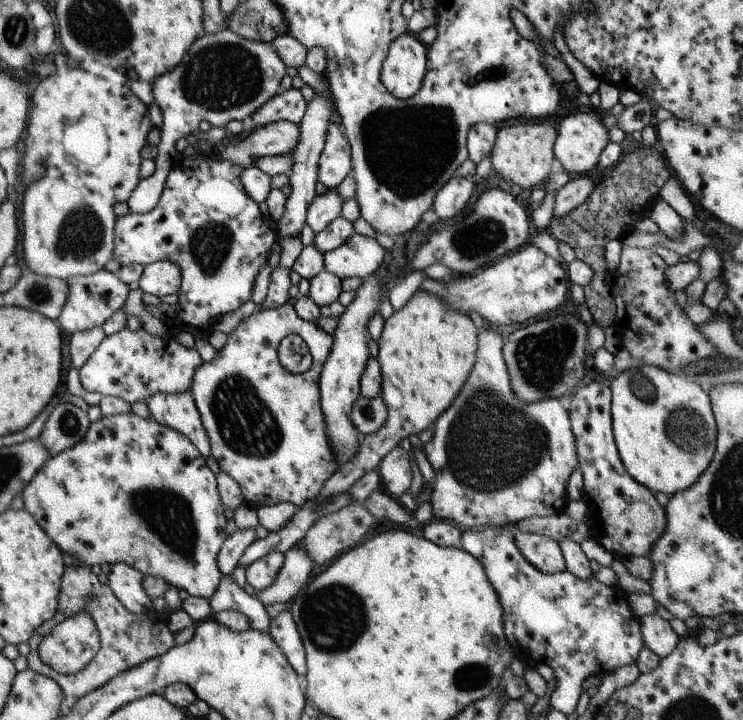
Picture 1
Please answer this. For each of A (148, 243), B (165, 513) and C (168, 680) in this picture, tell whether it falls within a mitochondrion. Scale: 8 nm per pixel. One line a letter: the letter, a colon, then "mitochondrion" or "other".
A: other
B: mitochondrion
C: other

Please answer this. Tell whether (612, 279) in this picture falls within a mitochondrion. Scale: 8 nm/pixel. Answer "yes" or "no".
no

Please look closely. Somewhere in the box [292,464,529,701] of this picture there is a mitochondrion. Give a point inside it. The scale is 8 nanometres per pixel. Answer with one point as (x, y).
(338, 606)

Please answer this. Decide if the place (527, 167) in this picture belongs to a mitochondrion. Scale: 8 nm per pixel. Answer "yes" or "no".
no

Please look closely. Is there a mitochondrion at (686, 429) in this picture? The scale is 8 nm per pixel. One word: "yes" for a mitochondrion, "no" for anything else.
yes

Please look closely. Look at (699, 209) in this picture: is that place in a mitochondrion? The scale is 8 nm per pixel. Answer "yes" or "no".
no

